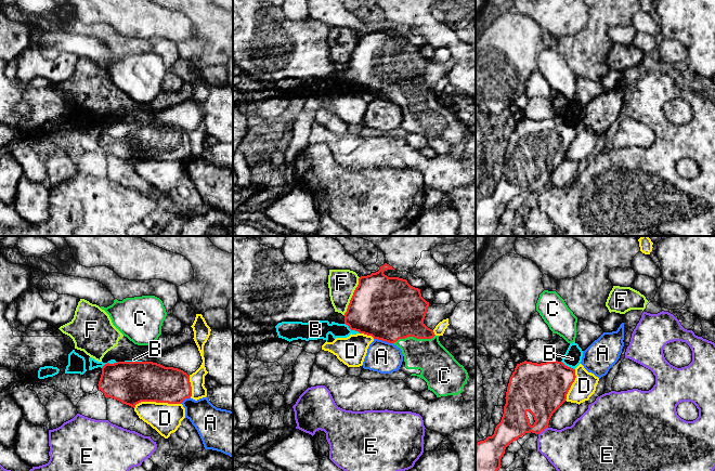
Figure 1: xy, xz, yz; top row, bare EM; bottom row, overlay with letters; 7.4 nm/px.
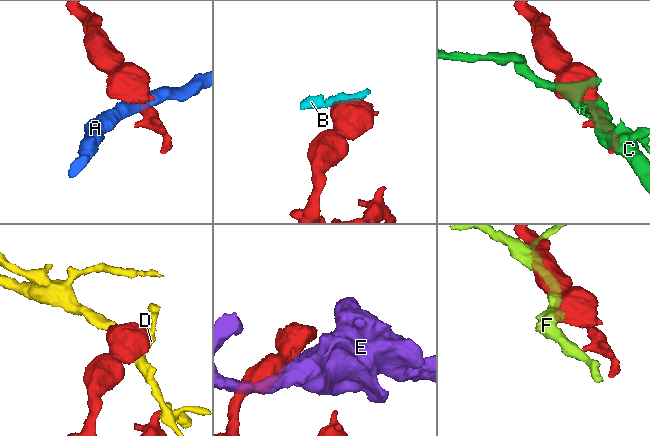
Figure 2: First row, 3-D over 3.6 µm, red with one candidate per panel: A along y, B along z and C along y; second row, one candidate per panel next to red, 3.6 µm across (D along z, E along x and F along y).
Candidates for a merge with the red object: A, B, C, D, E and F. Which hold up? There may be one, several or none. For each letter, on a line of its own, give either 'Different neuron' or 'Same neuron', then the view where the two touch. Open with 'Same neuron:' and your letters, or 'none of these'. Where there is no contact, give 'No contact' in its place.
Same neuron: C
A: Different neuron. Touches red in xz
B: Different neuron. Touches red in xz
C: Same neuron. Touches red in xz
D: Different neuron. Touches red in xy
E: Different neuron. Touches red in yz
F: Different neuron. Touches red in xz

